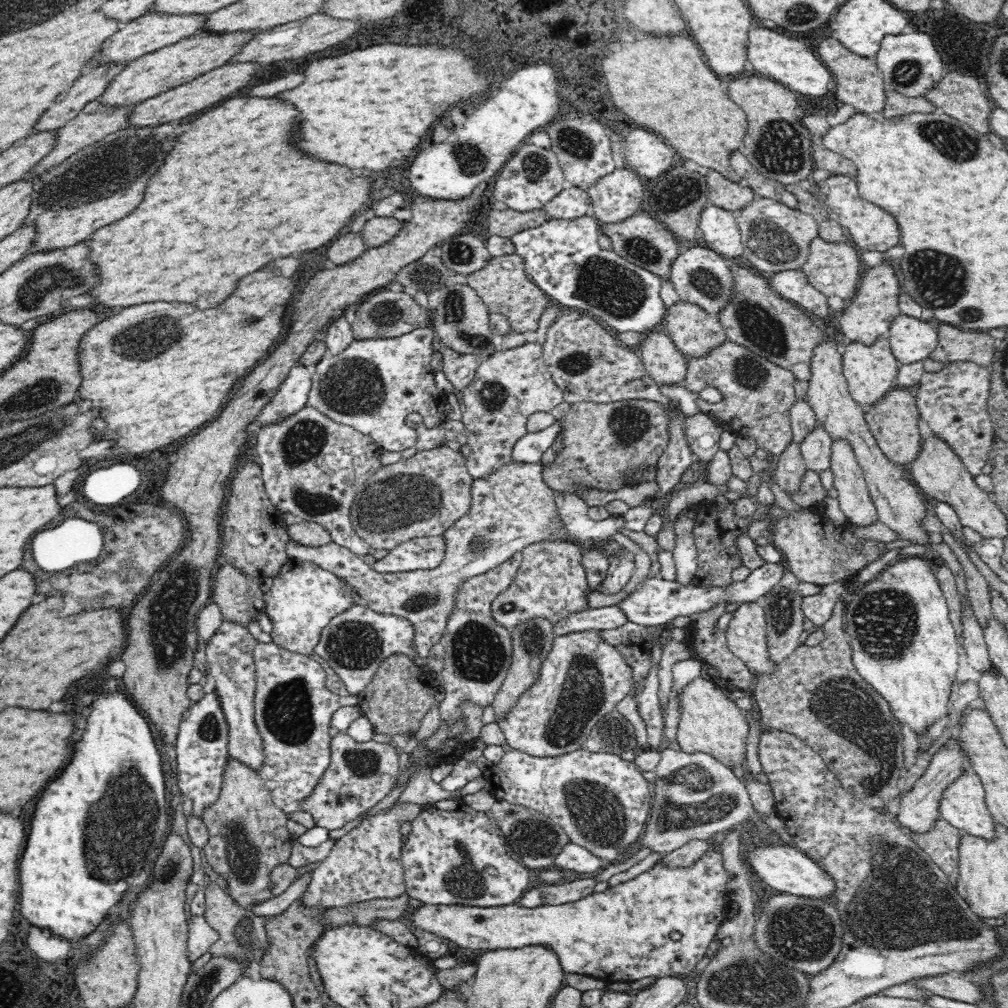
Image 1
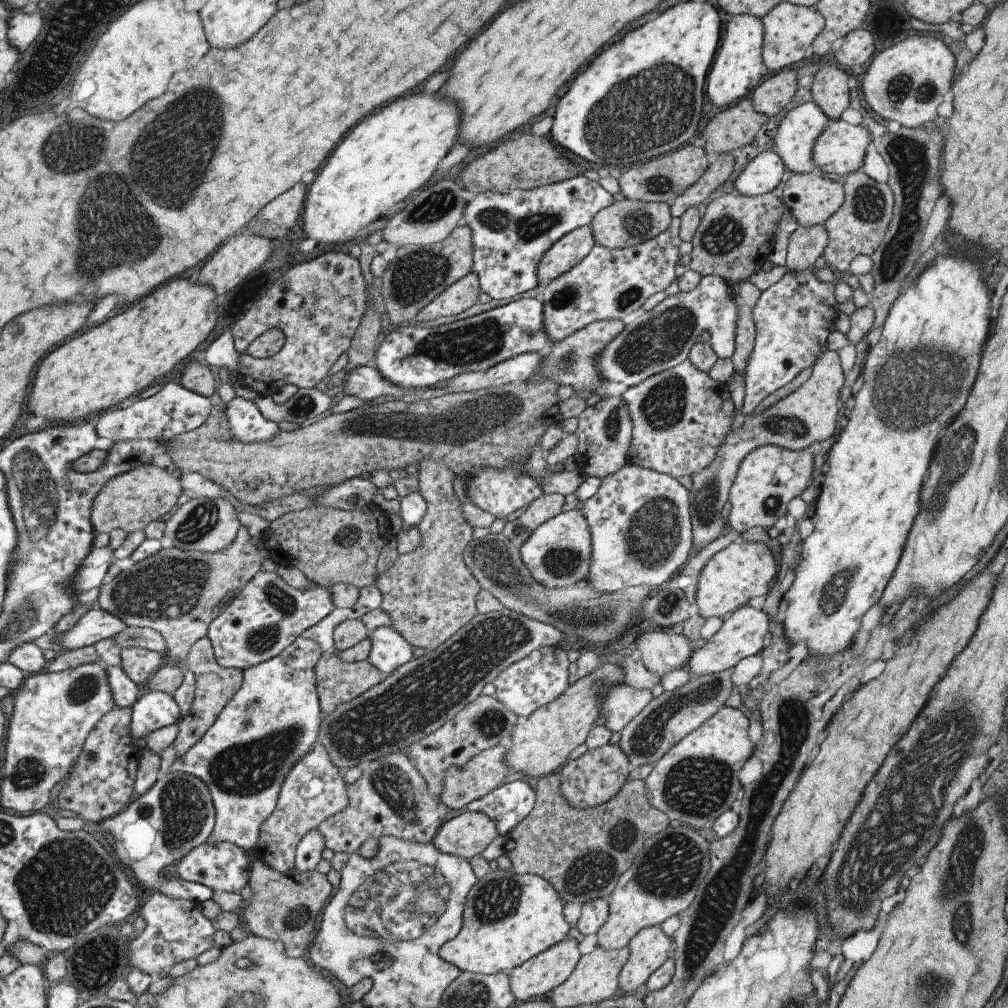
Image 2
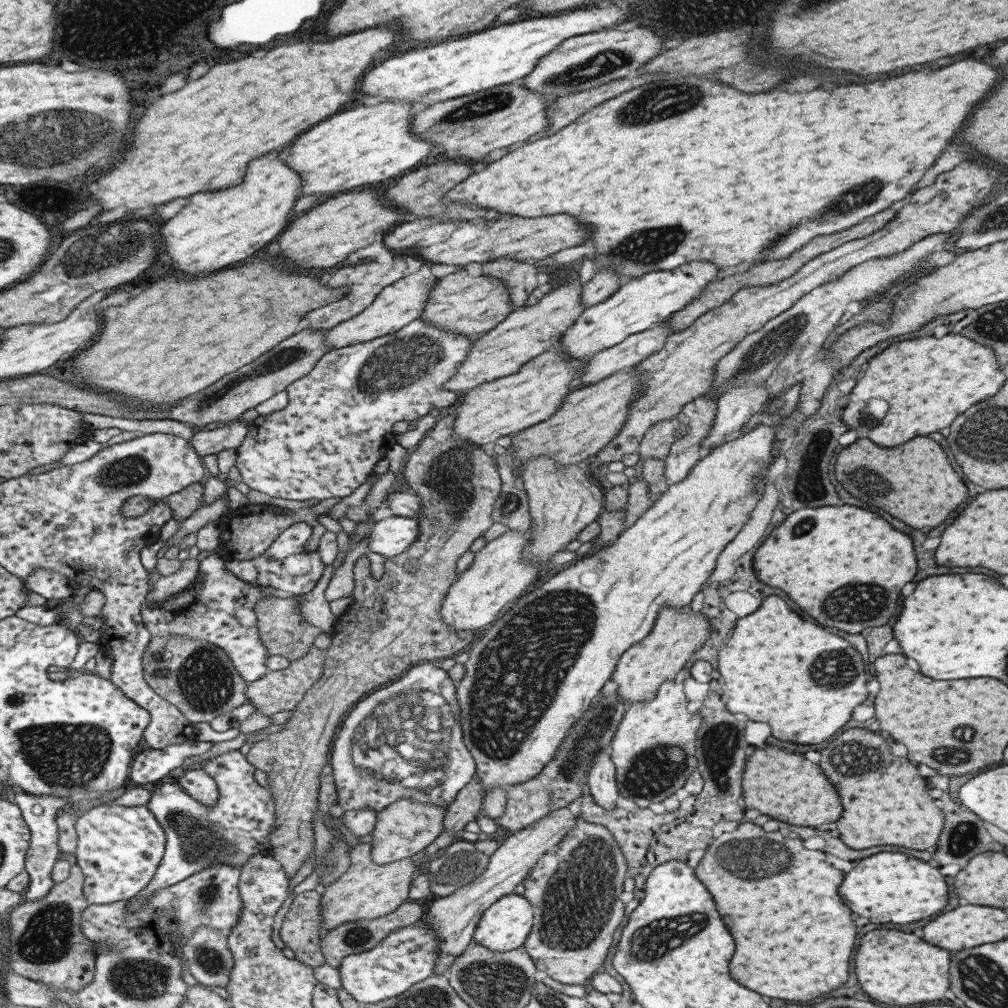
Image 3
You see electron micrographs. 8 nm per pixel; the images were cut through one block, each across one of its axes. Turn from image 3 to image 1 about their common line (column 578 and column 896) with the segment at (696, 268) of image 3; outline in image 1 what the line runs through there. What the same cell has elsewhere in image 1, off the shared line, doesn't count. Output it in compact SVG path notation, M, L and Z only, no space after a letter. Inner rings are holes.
M900 314L892 321L887 340L899 362L910 364L922 360L937 348L937 330L928 320Z

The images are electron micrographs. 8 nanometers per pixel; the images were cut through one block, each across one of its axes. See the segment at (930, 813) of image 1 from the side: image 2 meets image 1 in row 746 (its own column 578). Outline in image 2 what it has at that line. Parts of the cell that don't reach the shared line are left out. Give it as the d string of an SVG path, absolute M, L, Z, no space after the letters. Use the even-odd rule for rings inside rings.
M567 936L561 942L557 942L555 946L547 948L544 952L540 952L534 958L507 972L509 992L513 994L513 998L517 1003L528 1001L529 998L537 998L537 996L546 996L553 988L565 982L569 974L573 972L573 968L577 965L579 958L578 942Z

